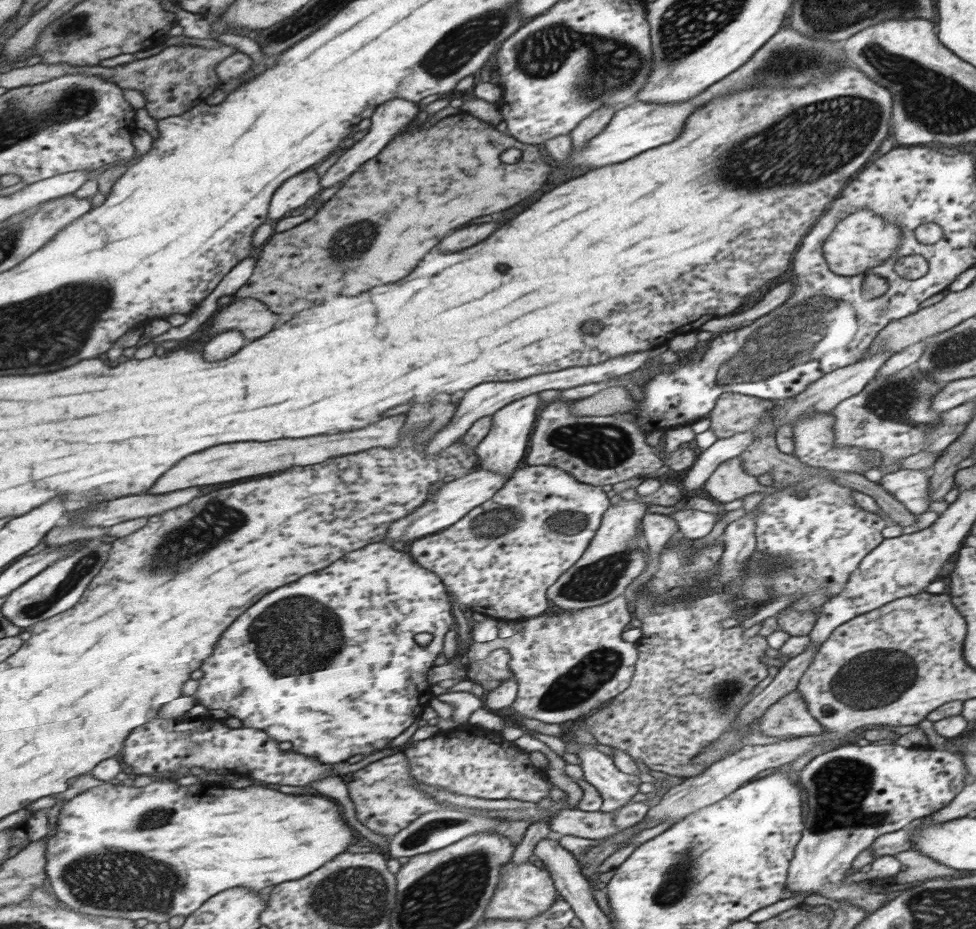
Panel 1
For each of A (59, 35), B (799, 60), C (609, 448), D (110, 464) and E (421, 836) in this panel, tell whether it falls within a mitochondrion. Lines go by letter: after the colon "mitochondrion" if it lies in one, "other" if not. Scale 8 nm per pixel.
A: mitochondrion
B: mitochondrion
C: mitochondrion
D: other
E: mitochondrion

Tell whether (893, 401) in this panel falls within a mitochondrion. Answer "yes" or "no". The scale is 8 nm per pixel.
yes

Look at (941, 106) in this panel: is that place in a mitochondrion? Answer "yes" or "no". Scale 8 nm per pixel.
yes

